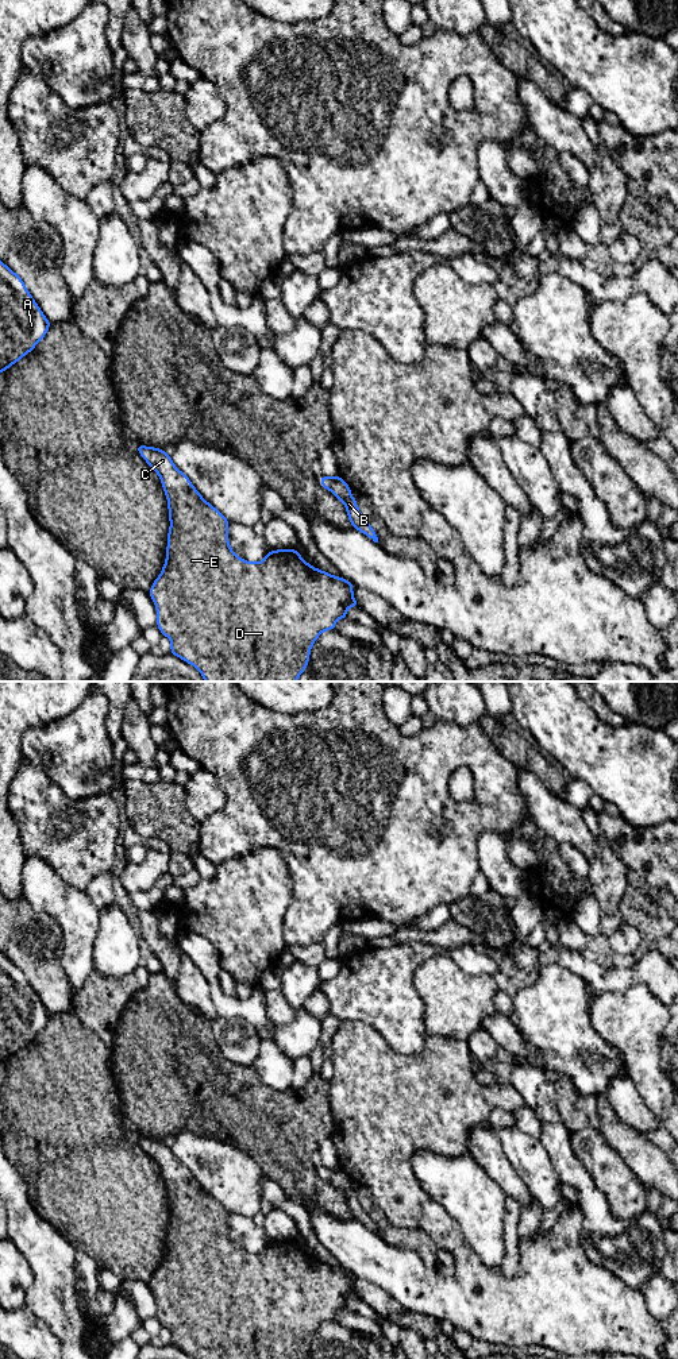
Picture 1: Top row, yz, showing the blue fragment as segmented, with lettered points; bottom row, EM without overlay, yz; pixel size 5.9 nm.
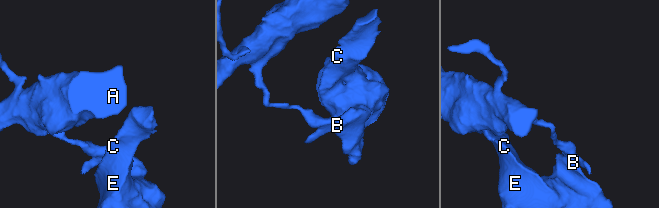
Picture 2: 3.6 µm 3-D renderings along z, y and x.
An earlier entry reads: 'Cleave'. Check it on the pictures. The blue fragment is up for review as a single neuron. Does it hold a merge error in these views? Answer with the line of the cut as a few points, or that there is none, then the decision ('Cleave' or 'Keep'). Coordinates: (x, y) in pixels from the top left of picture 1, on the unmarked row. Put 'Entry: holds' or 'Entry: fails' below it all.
Split along yz (339, 1168), (327, 1180). Cleave
Entry: holds

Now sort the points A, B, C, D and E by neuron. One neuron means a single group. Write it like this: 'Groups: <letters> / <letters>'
Groups: A / B C D E

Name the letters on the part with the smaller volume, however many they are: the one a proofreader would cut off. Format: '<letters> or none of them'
B, C, D, E

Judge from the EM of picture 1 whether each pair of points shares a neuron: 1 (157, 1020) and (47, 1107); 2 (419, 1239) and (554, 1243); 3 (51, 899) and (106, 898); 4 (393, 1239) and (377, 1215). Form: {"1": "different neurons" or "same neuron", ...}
{"1": "different neurons", "2": "different neurons", "3": "different neurons", "4": "same neuron"}

